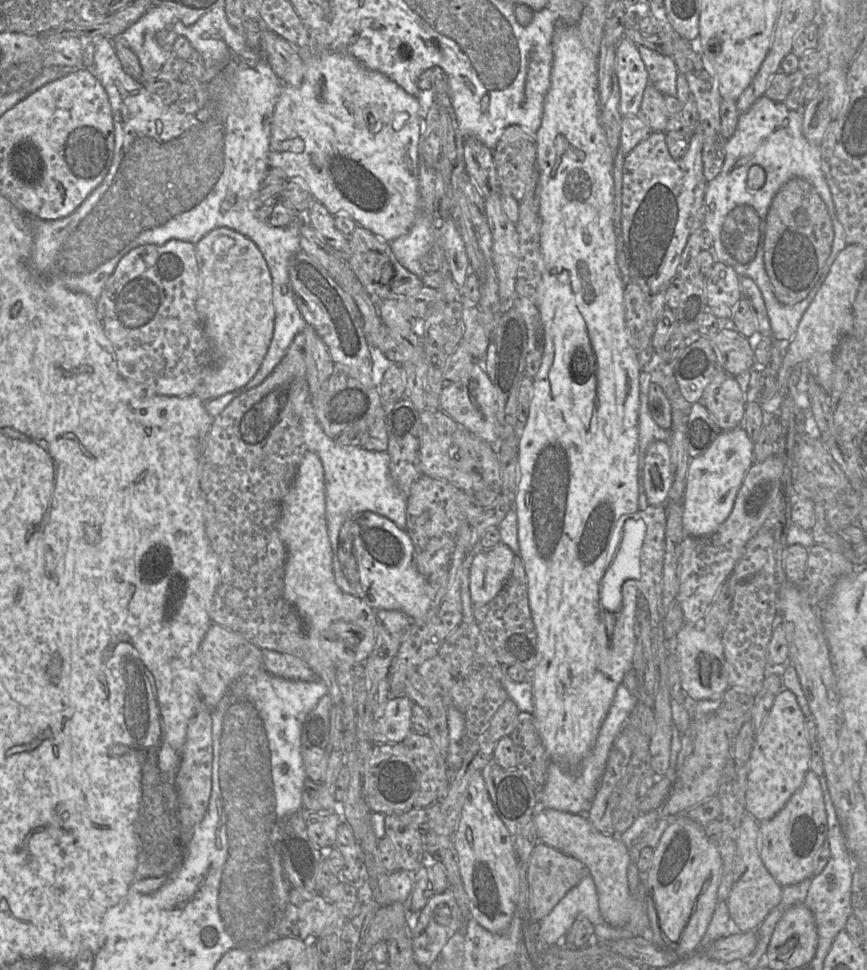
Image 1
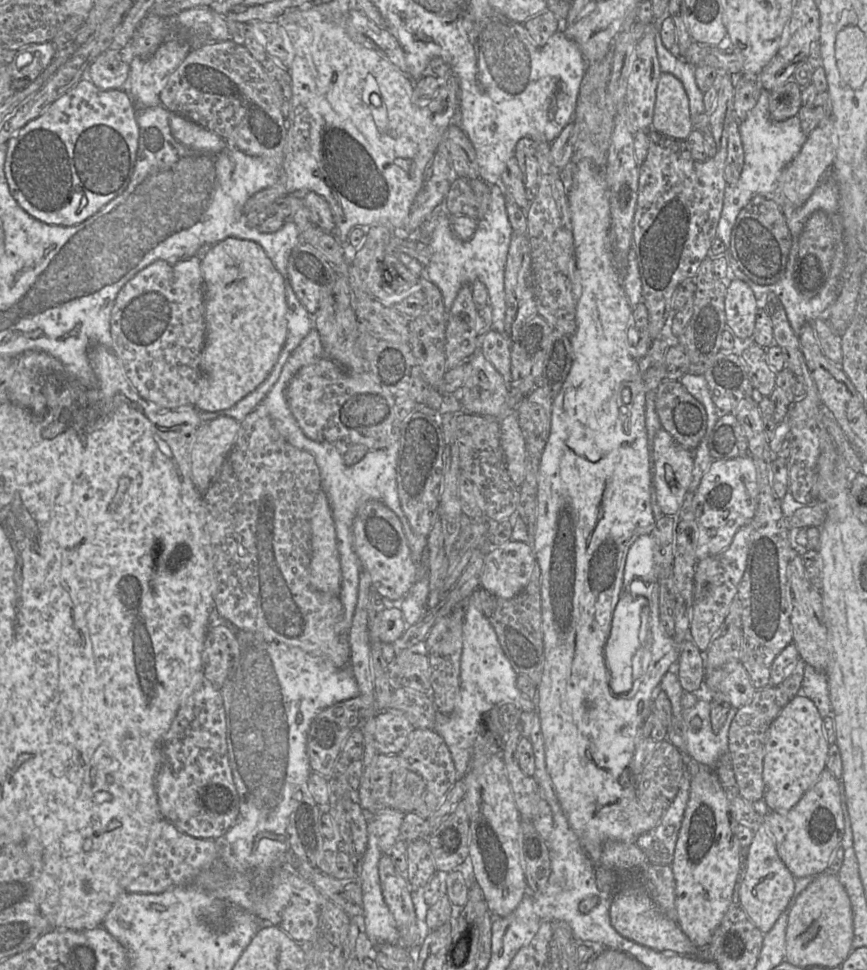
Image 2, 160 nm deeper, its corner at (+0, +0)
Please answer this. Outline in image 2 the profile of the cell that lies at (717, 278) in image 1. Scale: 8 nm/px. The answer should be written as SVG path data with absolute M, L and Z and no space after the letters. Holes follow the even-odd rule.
M742 280L727 283L725 314L727 327L740 339L750 339L755 329L758 306L752 289Z

